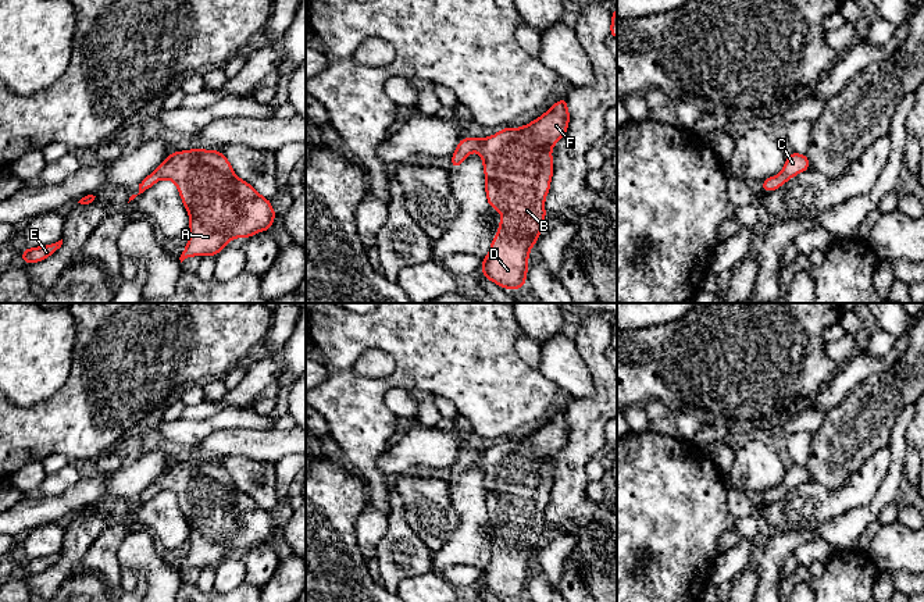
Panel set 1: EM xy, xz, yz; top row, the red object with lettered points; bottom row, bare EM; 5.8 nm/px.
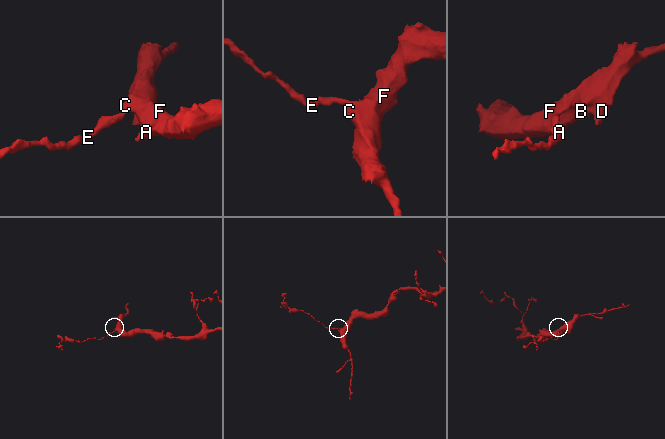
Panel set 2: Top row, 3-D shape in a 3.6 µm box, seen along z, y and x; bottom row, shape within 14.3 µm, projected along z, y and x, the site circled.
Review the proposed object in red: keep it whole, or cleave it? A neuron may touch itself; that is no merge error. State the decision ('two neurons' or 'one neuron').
one neuron

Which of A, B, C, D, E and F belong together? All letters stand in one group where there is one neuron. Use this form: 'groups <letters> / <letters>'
groups A B C D E F

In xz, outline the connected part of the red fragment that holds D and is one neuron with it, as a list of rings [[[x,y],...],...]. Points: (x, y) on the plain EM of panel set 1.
[[[567,409],[521,439],[502,439],[489,449],[461,449],[452,480],[478,463],[486,489],[488,517],[503,527],[481,584],[506,601],[525,596],[528,566],[539,551],[546,528],[545,510],[554,482],[552,459],[570,434]]]

